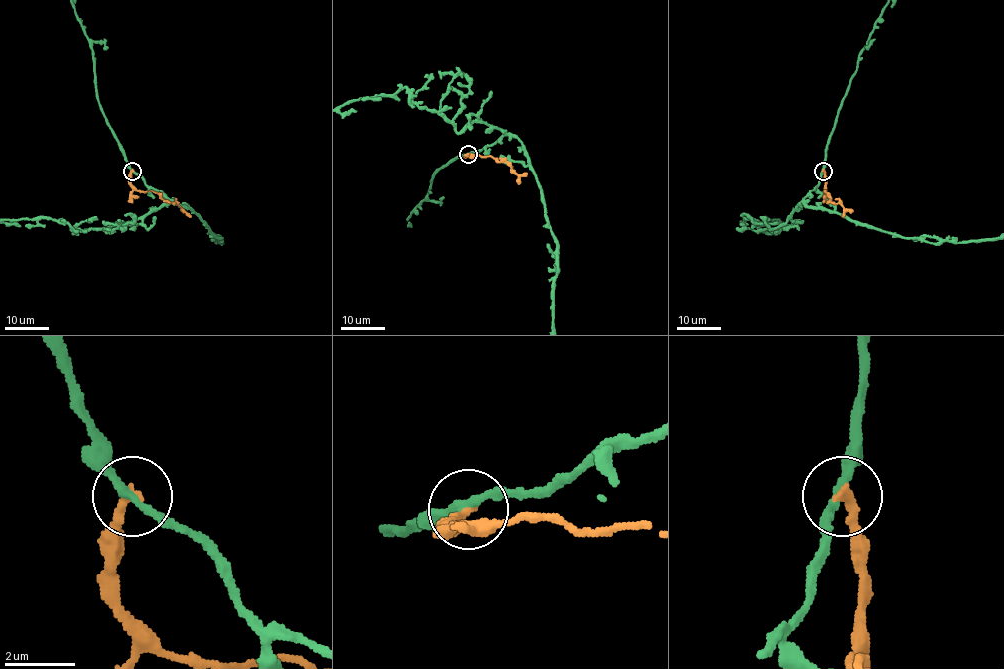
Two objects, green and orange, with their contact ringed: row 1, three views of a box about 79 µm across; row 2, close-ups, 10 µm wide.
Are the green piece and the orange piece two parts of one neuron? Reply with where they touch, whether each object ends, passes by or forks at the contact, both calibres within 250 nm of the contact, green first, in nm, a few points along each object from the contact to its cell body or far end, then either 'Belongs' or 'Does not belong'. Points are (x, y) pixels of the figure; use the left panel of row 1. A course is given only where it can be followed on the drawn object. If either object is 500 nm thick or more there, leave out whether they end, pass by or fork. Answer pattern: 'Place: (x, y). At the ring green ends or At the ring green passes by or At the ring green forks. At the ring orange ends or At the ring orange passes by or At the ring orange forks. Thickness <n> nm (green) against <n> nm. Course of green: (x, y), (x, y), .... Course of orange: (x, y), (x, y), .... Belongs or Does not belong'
Place: (132, 171). At the ring green passes by. At the ring orange ends. Thickness 240 nm (green) against 280 nm. Course of orange: (132, 170), (130, 183), (137, 190), (157, 192), (179, 205), (190, 216). Does not belong

